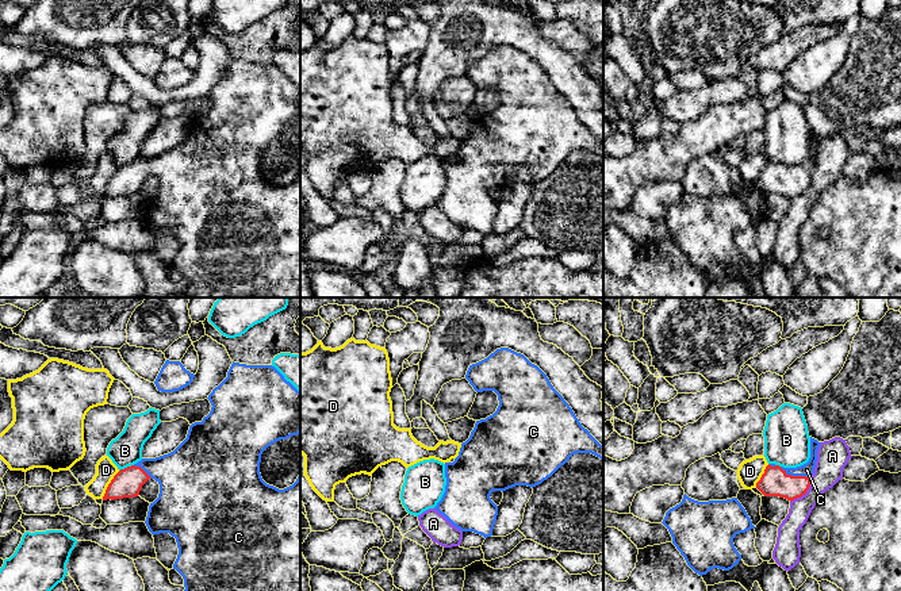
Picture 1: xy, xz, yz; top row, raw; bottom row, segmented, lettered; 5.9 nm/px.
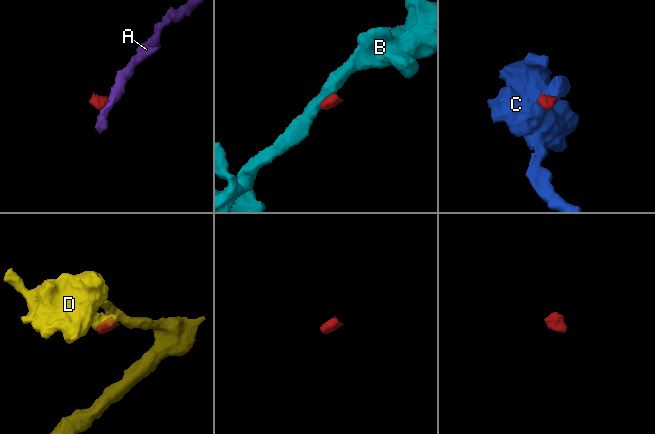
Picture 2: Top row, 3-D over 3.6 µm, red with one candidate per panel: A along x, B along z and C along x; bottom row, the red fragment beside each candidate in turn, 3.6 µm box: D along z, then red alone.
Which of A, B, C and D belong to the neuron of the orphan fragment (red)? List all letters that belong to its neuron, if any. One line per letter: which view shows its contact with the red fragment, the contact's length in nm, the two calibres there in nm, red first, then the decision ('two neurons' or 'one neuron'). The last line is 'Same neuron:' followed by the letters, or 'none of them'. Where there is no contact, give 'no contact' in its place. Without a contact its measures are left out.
A: meets red in yz; contact 190 nm long; 170 nm thick on the red side, 170 nm on the other; two neurons
B: meets red in xy; contact 100 nm long; 170 nm thick on the red side, 190 nm on the other; two neurons
C: meets red in yz; contact 200 nm long; 170 nm thick on the red side, 80 nm on the other; one neuron
D: meets red in xy; contact 200 nm long; 170 nm thick on the red side, 120 nm on the other; two neurons
Same neuron: C

